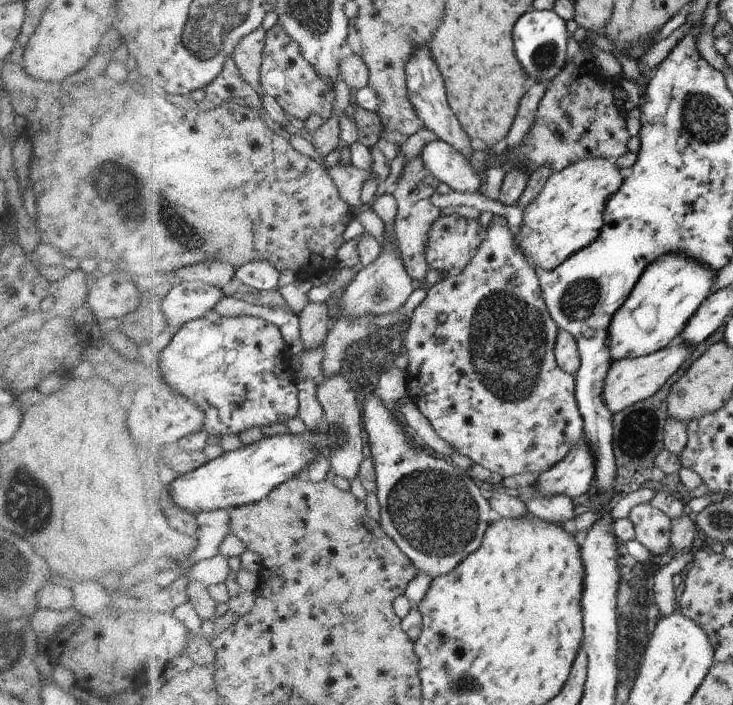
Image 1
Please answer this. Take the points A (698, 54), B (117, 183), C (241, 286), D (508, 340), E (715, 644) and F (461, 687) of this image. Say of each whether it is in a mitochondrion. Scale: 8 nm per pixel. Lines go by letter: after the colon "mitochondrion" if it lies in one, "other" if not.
A: other
B: mitochondrion
C: other
D: mitochondrion
E: other
F: mitochondrion

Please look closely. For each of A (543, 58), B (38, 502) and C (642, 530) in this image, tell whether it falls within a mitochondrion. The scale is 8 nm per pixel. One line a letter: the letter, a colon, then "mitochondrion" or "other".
A: mitochondrion
B: mitochondrion
C: other

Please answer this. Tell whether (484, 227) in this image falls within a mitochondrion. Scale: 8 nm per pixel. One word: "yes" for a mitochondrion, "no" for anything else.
no

